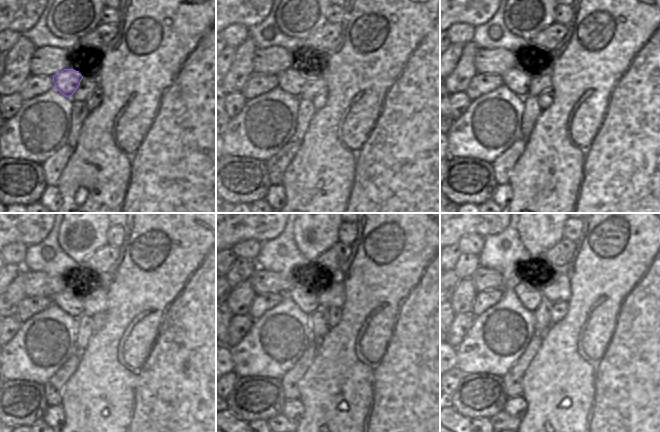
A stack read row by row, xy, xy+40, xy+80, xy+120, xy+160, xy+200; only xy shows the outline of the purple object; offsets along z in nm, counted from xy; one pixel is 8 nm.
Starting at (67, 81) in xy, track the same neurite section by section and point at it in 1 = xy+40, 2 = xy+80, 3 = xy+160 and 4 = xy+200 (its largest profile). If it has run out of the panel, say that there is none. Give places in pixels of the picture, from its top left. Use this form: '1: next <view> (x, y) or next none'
1: next xy+40 (291, 80)
2: next xy+80 (517, 79)
3: next xy+160 (303, 292)
4: next xy+200 (530, 297)

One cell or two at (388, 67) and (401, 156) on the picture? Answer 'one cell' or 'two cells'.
one cell

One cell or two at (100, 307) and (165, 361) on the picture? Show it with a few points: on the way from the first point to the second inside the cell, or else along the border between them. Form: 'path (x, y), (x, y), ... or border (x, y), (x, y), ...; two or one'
border (106, 289), (106, 310), (104, 312); two

